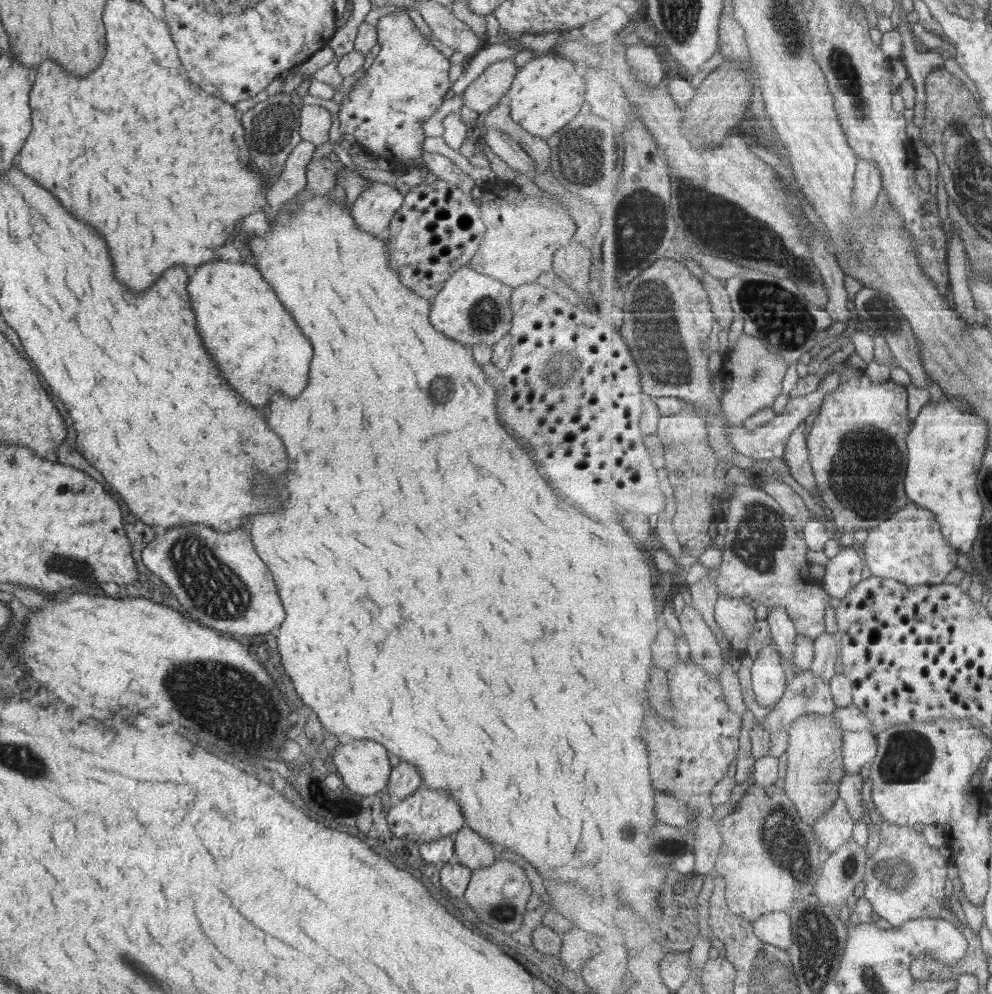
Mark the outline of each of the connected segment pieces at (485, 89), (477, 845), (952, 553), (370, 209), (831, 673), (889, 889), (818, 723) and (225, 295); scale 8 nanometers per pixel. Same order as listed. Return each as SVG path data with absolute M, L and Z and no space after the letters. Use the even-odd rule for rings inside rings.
M514 58L491 64L462 93L463 106L482 115L494 105L504 103L518 70Z
M463 826L454 833L453 837L454 859L472 872L490 867L496 861L496 846L490 844L480 834L476 834L470 827Z
M916 502L889 521L874 526L862 545L869 573L895 578L912 586L942 584L946 576L960 566L962 552L948 540L934 510L928 510Z
M372 181L351 206L360 230L373 235L386 235L394 213L402 206L405 189L389 183Z
M828 631L814 639L814 664L810 669L832 682L843 671L842 655L843 645L839 635Z
M892 823L878 851L869 859L865 896L874 903L877 913L894 926L942 916L942 910L953 905L948 899L950 865L951 858L946 858L940 848L930 846L922 827Z
M810 713L800 716L798 720L792 721L788 727L790 732L790 750L786 752L787 771L786 777L782 780L782 785L786 790L786 794L794 799L798 805L802 816L806 822L816 827L820 819L829 813L841 798L841 784L843 778L848 774L845 763L844 741L847 730L844 730L838 723L837 718L833 714Z
M224 261L198 266L188 282L196 328L206 350L234 392L252 406L266 406L272 392L298 396L308 384L312 360L312 344L262 278L250 261Z

